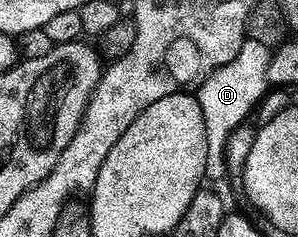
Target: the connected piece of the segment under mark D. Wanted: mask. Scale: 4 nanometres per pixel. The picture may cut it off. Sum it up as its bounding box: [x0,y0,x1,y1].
[195,39,271,181]

